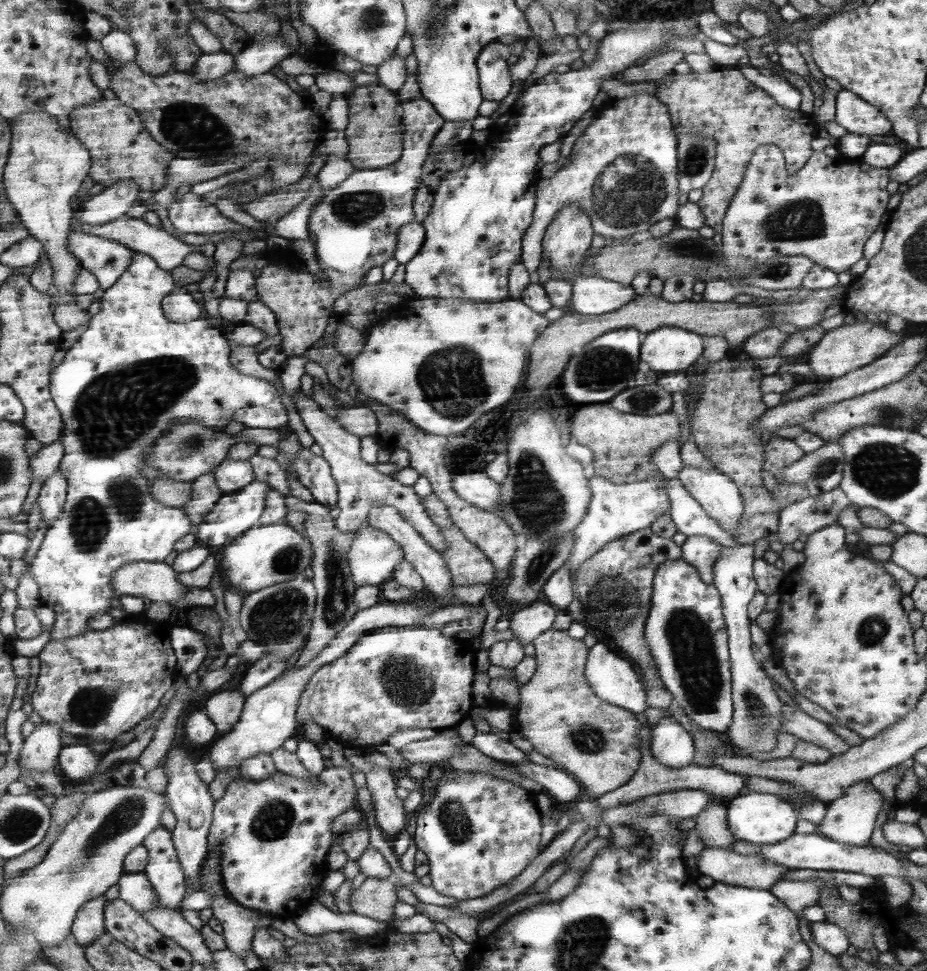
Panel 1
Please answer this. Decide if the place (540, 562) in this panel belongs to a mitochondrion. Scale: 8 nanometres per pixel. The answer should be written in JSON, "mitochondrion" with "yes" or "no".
{"mitochondrion":"yes"}

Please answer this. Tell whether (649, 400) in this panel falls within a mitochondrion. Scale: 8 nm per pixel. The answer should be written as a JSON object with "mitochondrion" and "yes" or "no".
{"mitochondrion":"yes"}

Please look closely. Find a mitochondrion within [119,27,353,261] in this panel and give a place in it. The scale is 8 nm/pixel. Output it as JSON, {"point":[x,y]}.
{"point":[190,126]}

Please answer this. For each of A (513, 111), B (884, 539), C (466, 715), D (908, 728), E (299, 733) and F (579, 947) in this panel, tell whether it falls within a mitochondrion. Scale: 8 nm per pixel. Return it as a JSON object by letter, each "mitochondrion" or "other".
{"A":"other","B":"other","C":"other","D":"other","E":"other","F":"mitochondrion"}

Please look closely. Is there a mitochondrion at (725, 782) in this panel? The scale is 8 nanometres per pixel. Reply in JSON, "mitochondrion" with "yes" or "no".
{"mitochondrion":"no"}

